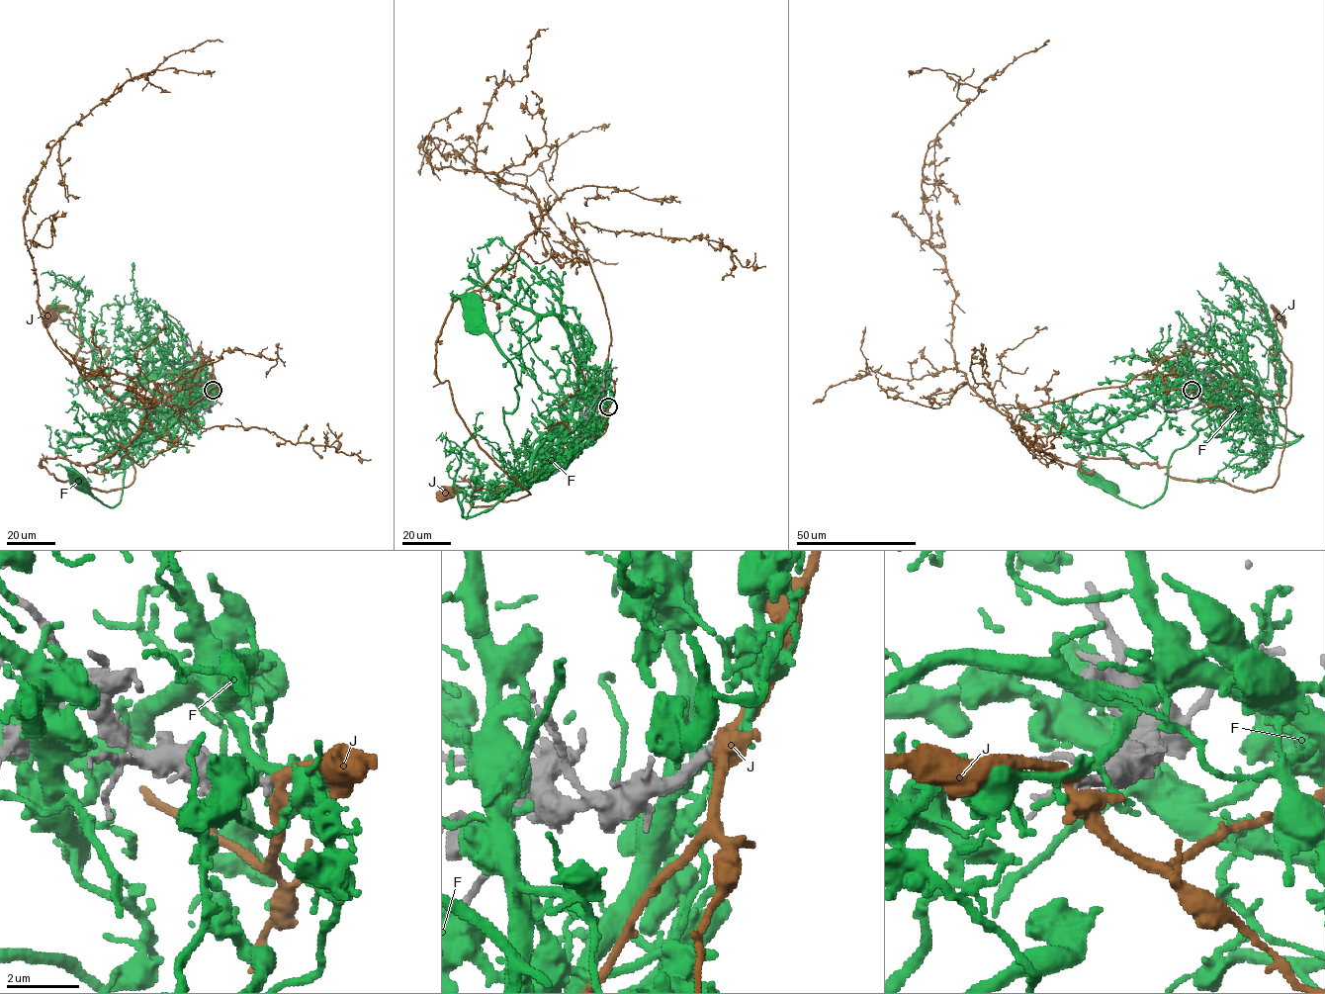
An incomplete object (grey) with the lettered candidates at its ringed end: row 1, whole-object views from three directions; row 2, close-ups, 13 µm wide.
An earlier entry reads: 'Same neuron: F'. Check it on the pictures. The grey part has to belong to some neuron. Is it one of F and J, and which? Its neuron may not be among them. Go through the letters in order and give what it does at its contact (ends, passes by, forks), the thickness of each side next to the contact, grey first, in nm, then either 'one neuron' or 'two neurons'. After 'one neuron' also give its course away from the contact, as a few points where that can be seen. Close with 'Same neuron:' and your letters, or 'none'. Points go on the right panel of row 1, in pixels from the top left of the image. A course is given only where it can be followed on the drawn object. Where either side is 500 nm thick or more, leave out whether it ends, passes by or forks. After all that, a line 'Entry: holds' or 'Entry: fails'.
F: it forks | 400/280 nm | two neurons
J: it forks | 360/440 nm | one neuron | via (1192, 391), (1168, 390), (1157, 370), (1186, 347), (1210, 353), (1262, 406), (1283, 407), (1291, 365), (1279, 316)
Same neuron: J
Entry: fails

